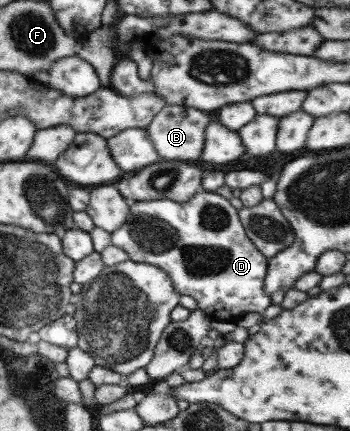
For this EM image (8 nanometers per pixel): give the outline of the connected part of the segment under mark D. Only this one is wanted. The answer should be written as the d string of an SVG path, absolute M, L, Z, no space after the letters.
M215 192L195 193L189 203L131 201L125 225L111 237L112 244L124 249L130 260L150 263L170 274L175 289L195 299L198 309L208 316L215 311L261 314L276 300L263 292L268 259L247 239L235 209Z

